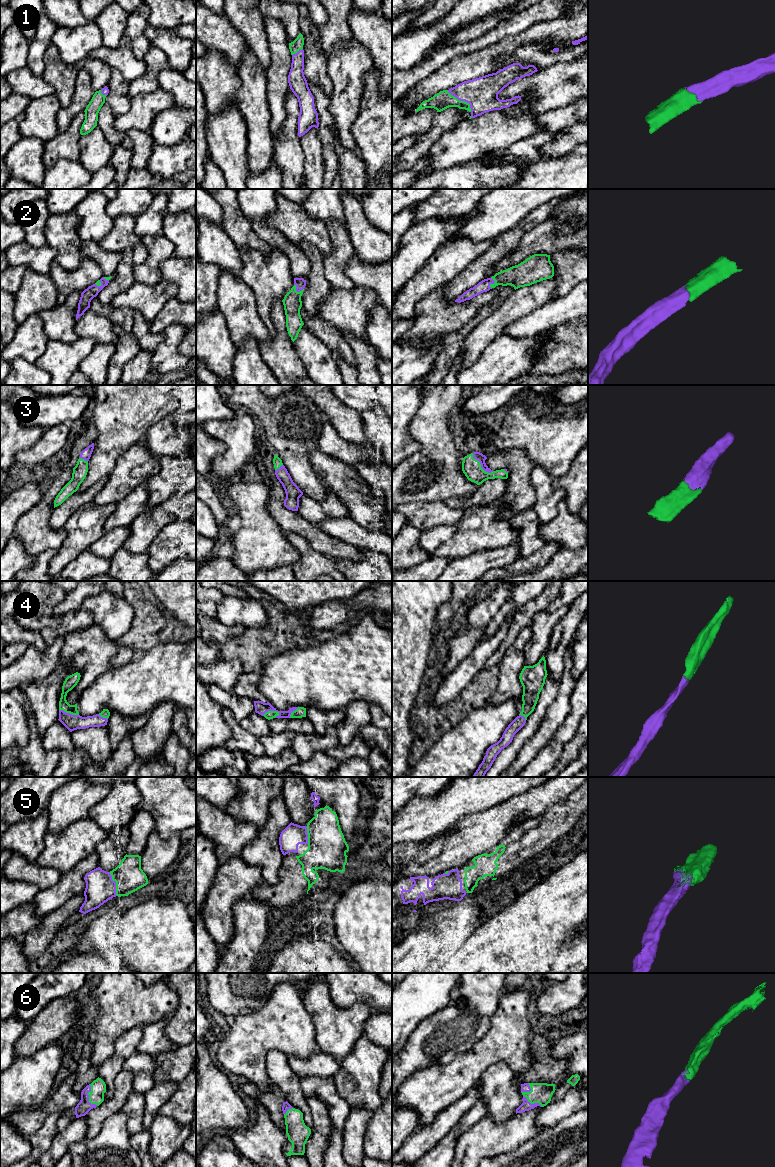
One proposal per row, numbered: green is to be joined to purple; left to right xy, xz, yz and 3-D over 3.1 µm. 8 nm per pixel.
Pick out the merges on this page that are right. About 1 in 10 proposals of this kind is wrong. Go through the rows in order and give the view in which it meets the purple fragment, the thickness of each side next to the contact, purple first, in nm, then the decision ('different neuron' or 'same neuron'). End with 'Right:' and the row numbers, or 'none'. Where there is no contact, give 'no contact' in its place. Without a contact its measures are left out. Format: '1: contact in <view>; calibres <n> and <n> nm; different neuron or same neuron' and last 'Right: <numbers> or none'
1: contact in yz; calibres 260 and 140 nm; same neuron
2: contact in xz; calibres 90 and 150 nm; same neuron
3: contact in yz; calibres 70 and 150 nm; same neuron
4: contact in xz; calibres 100 and 70 nm; same neuron
5: contact in xy; calibres 240 and 240 nm; same neuron
6: contact in xy; calibres 110 and 130 nm; same neuron
Right: 1, 2, 3, 4, 5, 6

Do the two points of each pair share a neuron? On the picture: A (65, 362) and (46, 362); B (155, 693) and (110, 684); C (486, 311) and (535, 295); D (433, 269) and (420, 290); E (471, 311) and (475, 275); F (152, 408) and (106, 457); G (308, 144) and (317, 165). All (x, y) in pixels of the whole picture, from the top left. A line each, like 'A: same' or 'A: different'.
A: same
B: same
C: different
D: same
E: different
F: same
G: same

